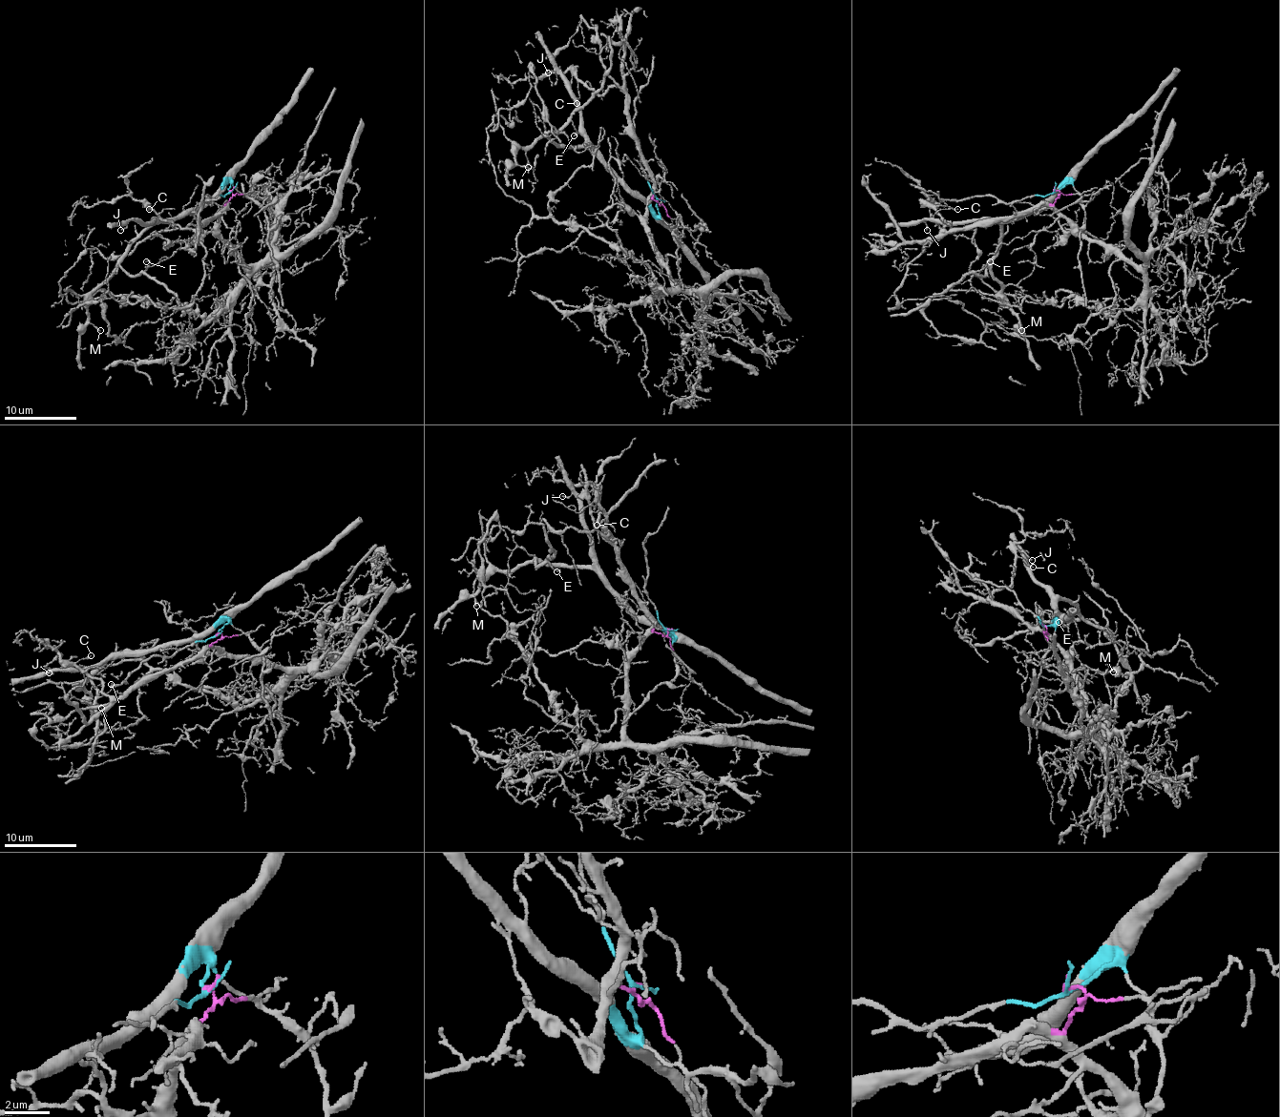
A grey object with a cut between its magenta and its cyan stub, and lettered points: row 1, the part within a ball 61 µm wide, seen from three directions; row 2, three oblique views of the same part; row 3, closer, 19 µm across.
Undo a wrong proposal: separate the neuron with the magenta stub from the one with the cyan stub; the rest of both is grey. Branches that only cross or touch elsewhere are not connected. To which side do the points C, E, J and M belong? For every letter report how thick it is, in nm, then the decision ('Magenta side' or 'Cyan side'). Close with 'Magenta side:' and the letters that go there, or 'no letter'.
C: Thickness 120 nm. Magenta side
E: Thickness 170 nm. Cyan side
J: Thickness 120 nm. Cyan side
M: Thickness 150 nm. Cyan side
Magenta side: C

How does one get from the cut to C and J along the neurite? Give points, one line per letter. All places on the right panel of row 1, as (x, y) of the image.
C: (1054, 191), (1059, 196), (1052, 203), (947, 232), (942, 228), (949, 222), (936, 208), (958, 208)
J: (1054, 191), (1066, 185), (1040, 207), (1026, 210), (1019, 217), (956, 222), (926, 221), (928, 230)

